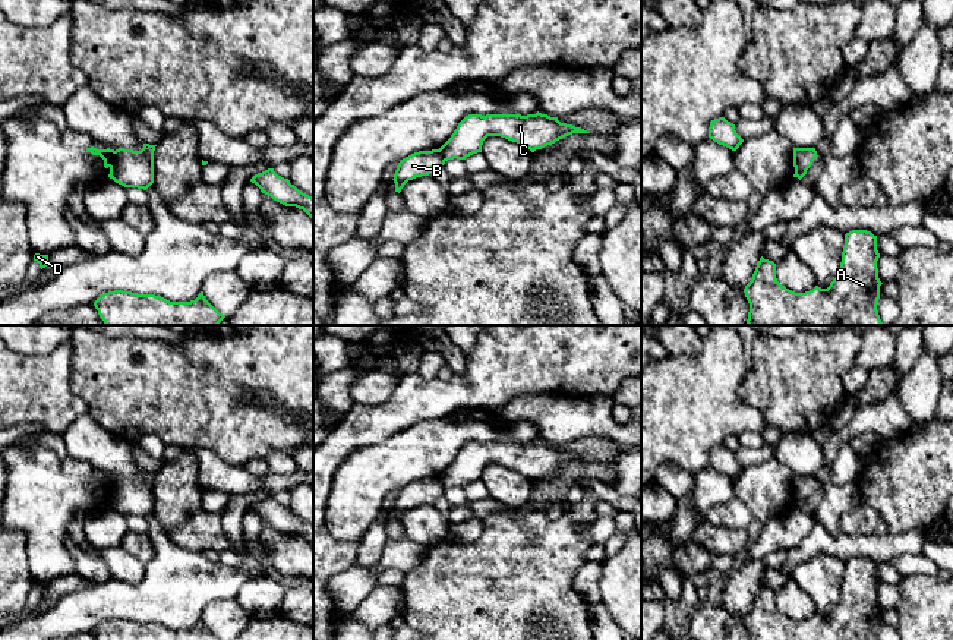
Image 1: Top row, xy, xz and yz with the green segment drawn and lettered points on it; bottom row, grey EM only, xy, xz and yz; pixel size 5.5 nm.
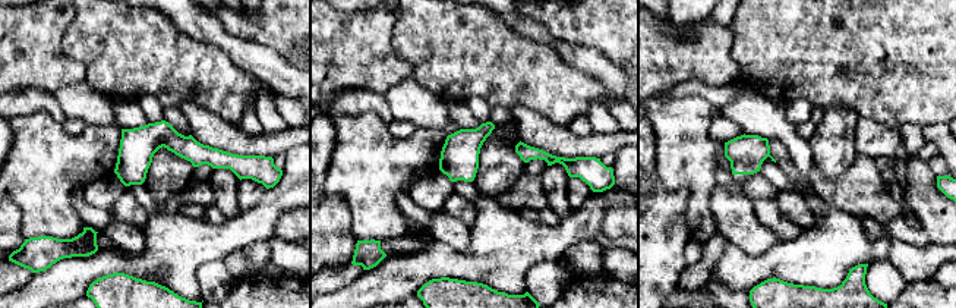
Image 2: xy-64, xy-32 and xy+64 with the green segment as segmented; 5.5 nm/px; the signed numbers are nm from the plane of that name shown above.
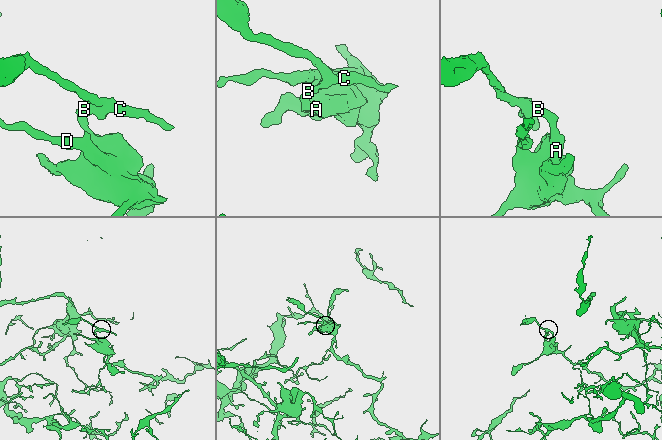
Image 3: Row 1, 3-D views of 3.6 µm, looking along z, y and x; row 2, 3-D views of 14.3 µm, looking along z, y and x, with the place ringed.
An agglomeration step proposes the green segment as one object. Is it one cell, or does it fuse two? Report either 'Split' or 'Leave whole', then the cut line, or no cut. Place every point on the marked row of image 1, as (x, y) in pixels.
Split. Split along xy (114, 151), (109, 166)

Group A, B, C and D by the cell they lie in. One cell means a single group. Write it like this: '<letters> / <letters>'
A B D / C

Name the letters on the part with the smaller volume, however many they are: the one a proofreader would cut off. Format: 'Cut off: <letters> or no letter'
Cut off: C

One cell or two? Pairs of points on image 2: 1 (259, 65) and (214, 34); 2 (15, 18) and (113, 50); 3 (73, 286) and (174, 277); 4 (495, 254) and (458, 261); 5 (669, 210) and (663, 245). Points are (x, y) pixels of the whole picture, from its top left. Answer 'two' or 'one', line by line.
1: one
2: two
3: one
4: one
5: one

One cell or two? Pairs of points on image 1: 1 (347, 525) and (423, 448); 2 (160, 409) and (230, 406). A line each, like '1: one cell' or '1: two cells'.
1: one cell
2: one cell

